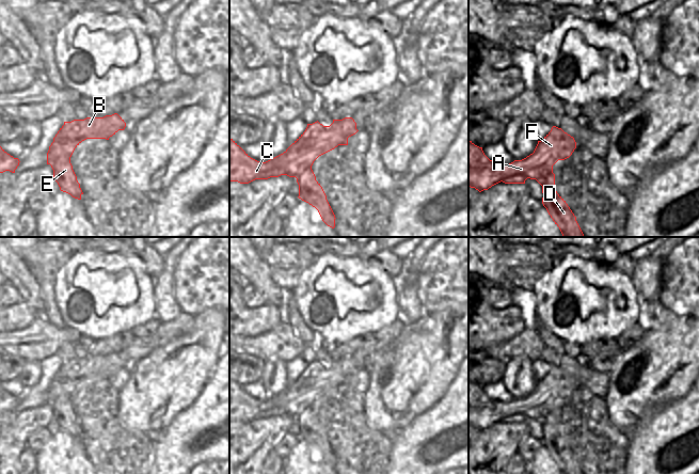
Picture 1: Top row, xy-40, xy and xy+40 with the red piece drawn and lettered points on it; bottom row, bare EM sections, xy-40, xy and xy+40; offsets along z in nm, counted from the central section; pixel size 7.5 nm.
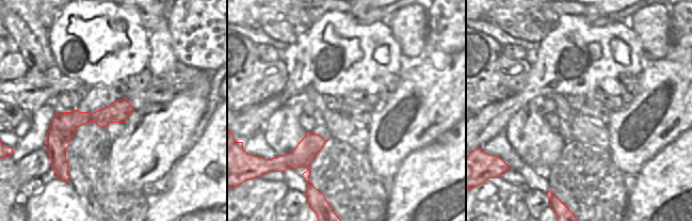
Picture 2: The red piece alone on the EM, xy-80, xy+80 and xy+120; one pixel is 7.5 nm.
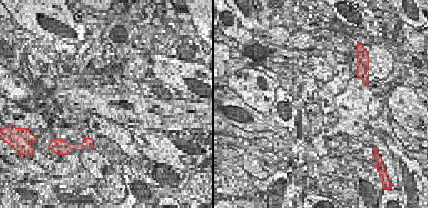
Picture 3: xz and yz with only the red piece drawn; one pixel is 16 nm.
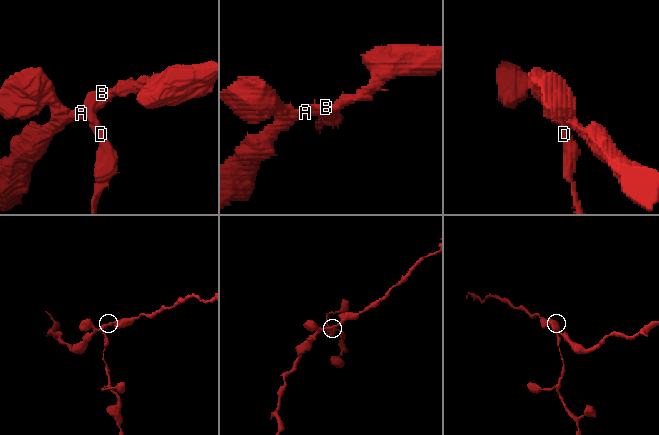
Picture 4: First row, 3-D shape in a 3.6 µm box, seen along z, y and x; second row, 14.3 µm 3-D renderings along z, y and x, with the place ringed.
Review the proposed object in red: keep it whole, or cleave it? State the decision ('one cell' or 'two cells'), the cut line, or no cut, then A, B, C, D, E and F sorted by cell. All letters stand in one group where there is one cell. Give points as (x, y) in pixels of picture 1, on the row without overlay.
two cells; cut in xy along (311, 407), (301, 415), (304, 422), (304, 436), (301, 438); A B C E F / D

